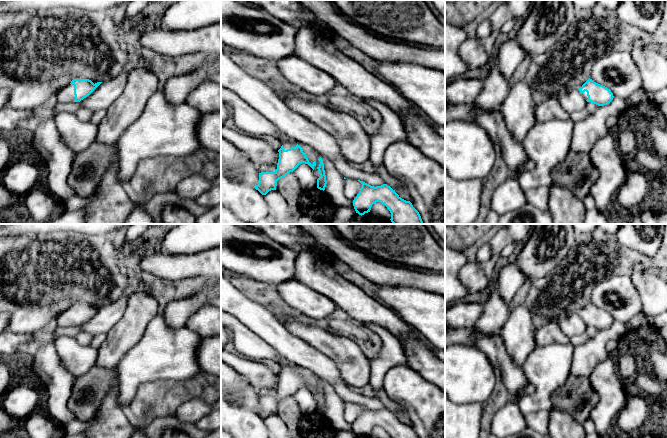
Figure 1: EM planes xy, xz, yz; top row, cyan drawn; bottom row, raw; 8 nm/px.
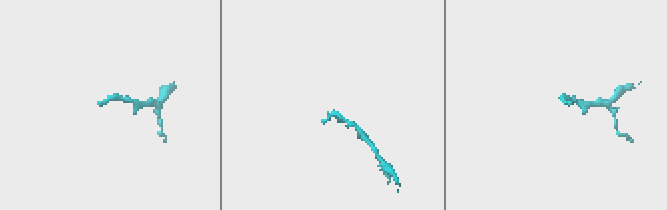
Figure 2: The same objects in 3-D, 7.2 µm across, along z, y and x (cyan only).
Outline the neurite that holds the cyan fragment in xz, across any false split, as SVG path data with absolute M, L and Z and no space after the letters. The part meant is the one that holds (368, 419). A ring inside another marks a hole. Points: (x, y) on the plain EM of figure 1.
M358 404L362 411L353 424L353 430L358 438L370 436L374 427L380 426L391 438L419 438L410 425L402 423L390 410L371 410Z

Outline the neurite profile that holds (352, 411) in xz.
M353 402L344 403L344 419L350 425L354 424L354 422L359 417L361 411L362 408L358 404L355 404Z

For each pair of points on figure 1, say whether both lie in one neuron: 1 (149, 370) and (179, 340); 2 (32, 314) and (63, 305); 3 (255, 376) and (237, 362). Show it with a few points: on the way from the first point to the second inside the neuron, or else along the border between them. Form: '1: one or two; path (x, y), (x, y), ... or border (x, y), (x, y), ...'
1: one; path (156, 363), (172, 347)
2: one; path (40, 314), (45, 314), (55, 309)
3: one; path (251, 372), (241, 365)

